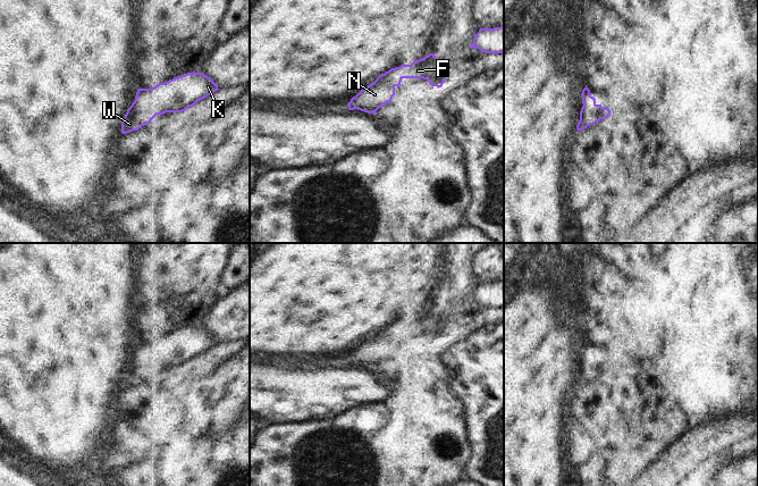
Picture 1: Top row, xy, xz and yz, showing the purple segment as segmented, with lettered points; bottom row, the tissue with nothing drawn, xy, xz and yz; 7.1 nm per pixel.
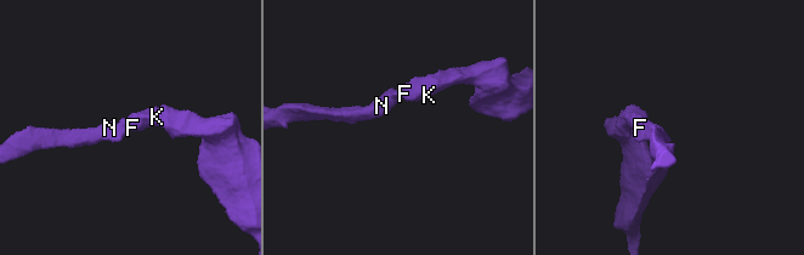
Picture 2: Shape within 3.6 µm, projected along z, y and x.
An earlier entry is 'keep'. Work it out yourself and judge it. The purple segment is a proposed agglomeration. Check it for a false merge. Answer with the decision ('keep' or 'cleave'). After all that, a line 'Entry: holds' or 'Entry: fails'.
keep
Entry: holds

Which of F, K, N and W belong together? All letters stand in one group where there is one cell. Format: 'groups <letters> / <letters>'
groups F K N W

